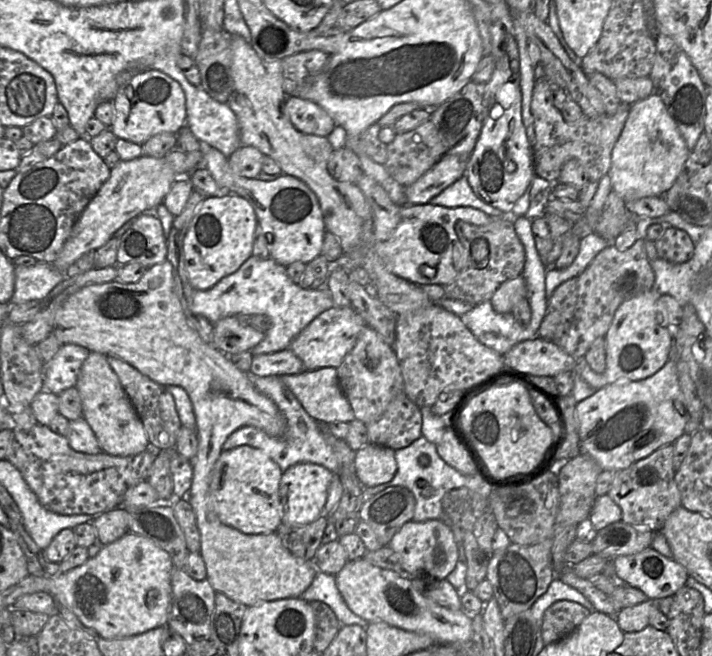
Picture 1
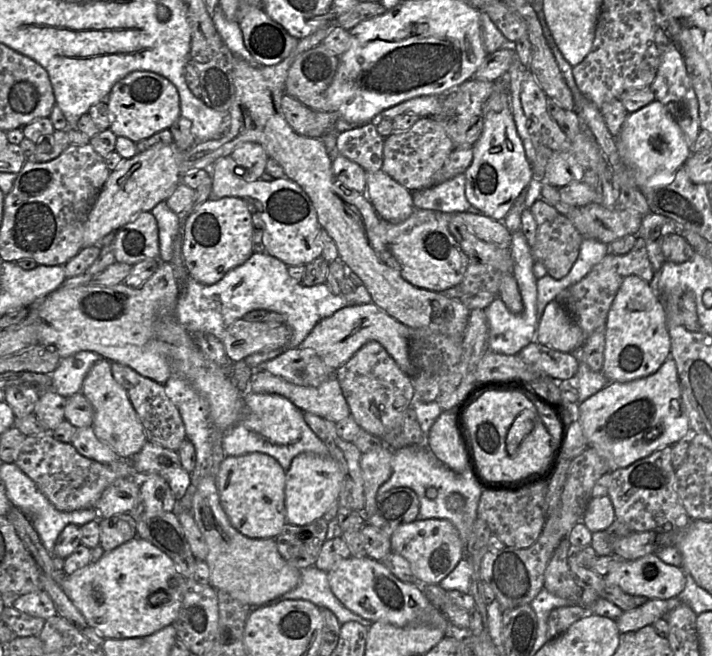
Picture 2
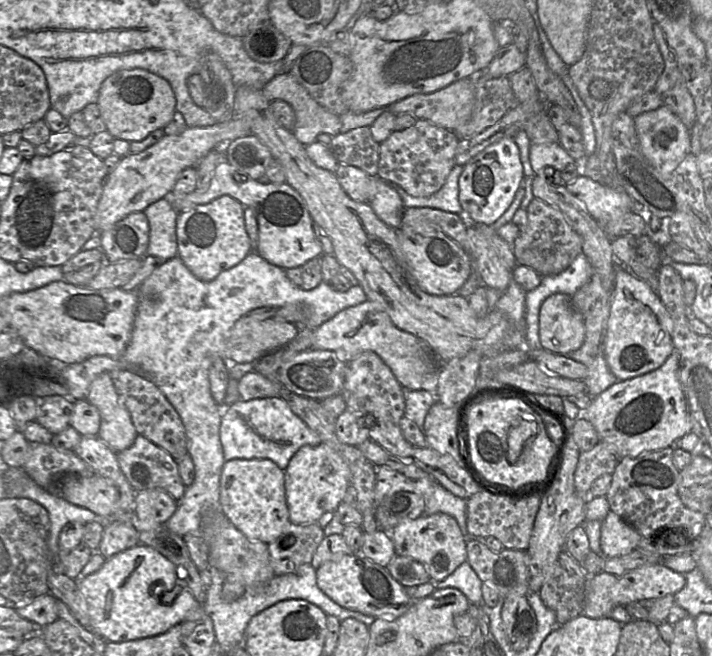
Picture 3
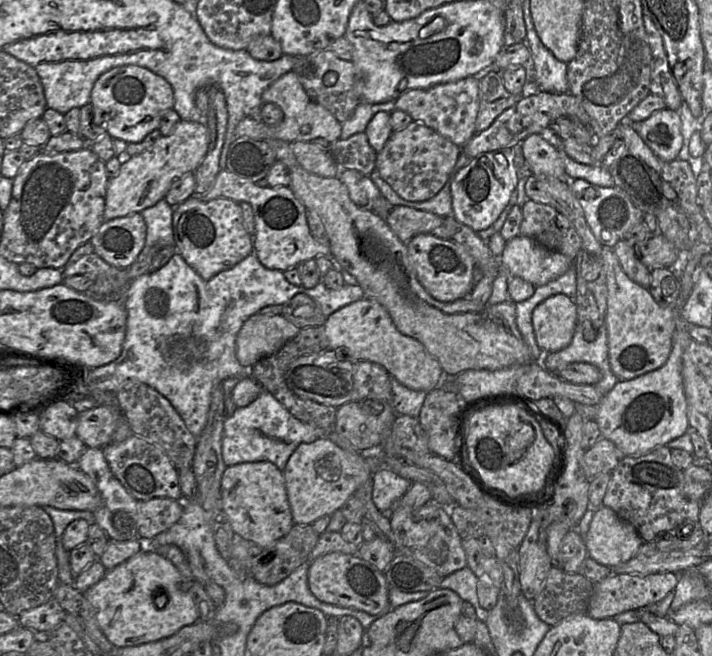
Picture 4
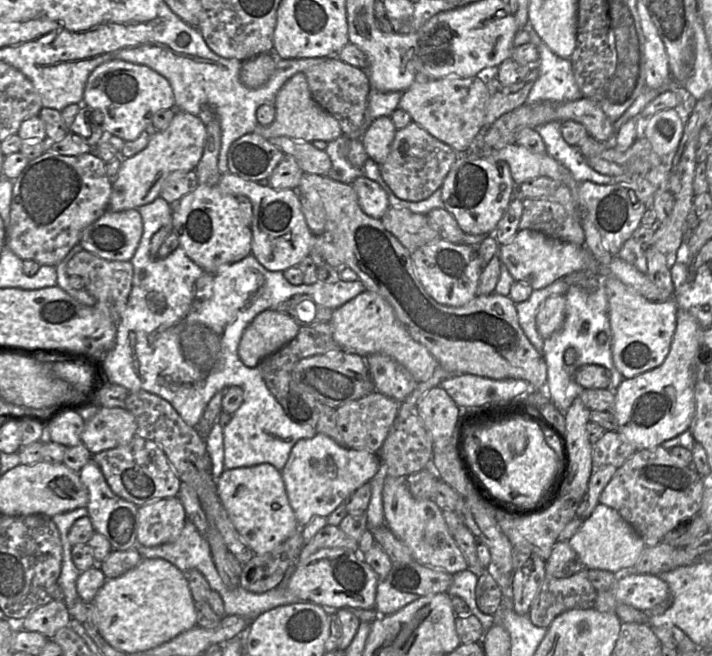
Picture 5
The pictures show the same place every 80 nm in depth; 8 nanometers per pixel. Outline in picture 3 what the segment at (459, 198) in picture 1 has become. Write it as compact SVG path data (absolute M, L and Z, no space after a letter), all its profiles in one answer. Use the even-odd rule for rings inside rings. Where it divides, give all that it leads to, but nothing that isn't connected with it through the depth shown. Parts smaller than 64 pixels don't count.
M454 165L442 188L427 197L414 197L398 186L393 187L400 194L405 208L433 208L466 218L459 202L459 177L463 168L463 166Z

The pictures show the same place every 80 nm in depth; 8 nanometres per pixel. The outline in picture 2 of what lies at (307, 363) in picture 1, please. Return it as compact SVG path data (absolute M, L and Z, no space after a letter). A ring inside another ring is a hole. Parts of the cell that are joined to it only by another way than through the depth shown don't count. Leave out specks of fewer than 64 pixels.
M374 303L349 305L322 319L298 348L314 350L329 367L336 370L369 341L379 342L405 374L410 377L415 375L416 367L410 352L410 328Z

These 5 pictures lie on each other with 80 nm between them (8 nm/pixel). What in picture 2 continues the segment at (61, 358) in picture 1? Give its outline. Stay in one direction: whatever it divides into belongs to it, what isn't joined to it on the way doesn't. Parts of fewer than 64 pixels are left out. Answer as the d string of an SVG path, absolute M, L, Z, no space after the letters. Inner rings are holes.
M81 351L69 357L60 359L58 366L50 374L51 389L64 398L68 398L76 393L80 393L87 373L93 364L100 359L102 359L100 355L89 351Z

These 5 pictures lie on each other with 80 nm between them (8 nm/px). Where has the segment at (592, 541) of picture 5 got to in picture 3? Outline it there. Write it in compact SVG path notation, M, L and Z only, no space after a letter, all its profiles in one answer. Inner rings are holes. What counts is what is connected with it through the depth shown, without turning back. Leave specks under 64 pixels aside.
M610 511L601 522L600 547L605 558L620 557L637 548L640 534L620 516Z

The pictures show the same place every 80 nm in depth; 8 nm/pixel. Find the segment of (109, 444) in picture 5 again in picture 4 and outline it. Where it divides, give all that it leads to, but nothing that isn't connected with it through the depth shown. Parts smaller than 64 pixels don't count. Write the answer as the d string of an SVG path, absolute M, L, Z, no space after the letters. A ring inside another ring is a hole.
M102 405L78 413L76 436L86 448L103 448L111 443L120 409Z

